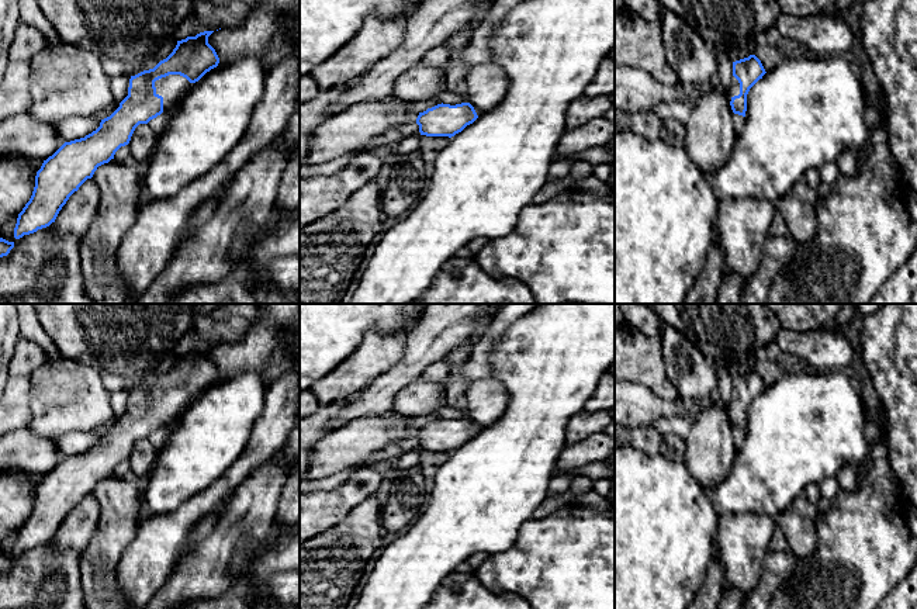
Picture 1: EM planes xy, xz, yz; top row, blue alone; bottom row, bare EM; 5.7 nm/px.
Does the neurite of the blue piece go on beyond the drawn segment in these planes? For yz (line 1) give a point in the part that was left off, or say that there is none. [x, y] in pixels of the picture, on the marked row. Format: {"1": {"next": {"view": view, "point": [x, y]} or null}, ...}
{"1": {"next": {"view": "yz", "point": [734, 89]}}}

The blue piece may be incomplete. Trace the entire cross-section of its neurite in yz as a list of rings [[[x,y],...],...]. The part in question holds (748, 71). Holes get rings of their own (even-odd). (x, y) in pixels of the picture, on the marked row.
[[[755,55],[733,62],[729,101],[734,113],[733,124],[736,132],[740,132],[745,122],[747,94],[765,73],[761,60]]]

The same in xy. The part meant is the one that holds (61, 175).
[[[204,31],[195,37],[177,41],[173,52],[160,60],[153,69],[143,70],[129,79],[128,96],[120,107],[100,127],[84,138],[65,142],[52,156],[44,160],[35,176],[35,187],[30,201],[18,214],[14,238],[37,232],[55,222],[59,211],[79,187],[91,179],[98,166],[114,159],[115,152],[129,143],[139,124],[149,124],[159,135],[167,124],[166,110],[176,104],[191,83],[198,82],[207,72],[217,68],[219,58],[208,44],[214,31]]]

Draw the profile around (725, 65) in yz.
[[[723,52],[716,53],[717,75],[720,77],[720,87],[729,96],[733,79],[733,60]]]

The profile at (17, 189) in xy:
[[[0,156],[0,233],[8,222],[18,218],[30,201],[37,172],[32,160],[27,158]]]

